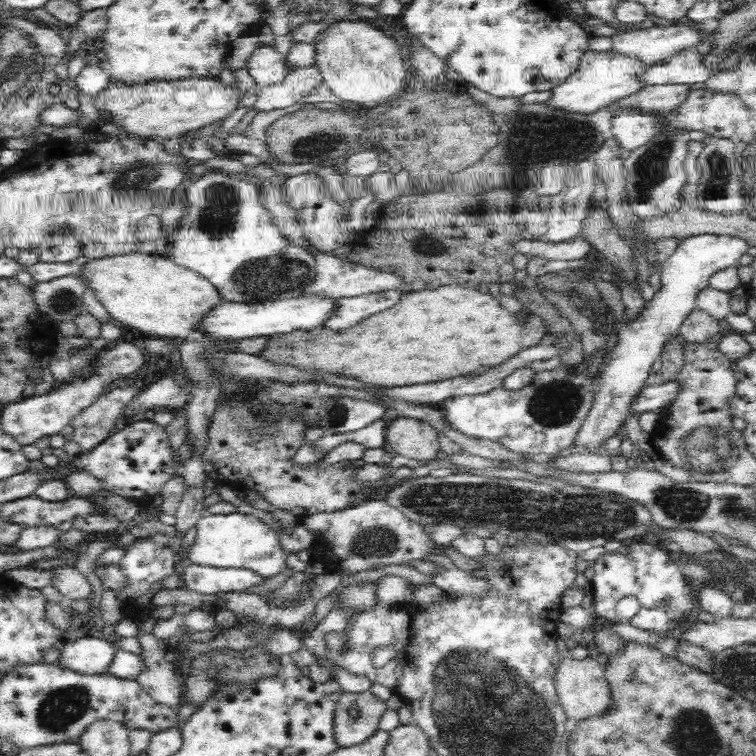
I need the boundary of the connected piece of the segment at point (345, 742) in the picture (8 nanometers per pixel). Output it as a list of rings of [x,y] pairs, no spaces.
[[[370,690],[342,693],[333,712],[337,746],[354,746],[372,736],[385,709],[385,702],[378,700]]]

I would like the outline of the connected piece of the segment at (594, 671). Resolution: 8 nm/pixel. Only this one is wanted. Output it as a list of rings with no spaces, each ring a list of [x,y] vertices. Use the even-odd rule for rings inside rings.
[[[560,638],[558,639],[558,655],[560,662],[556,667],[554,674],[554,687],[556,687],[557,697],[563,713],[570,722],[578,722],[580,719],[588,719],[603,715],[603,712],[609,708],[610,704],[610,689],[606,683],[605,669],[591,657],[584,659],[572,659],[569,652],[571,643]]]

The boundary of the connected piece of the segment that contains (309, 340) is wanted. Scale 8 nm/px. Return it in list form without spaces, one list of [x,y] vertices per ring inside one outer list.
[[[446,284],[438,288],[402,293],[393,307],[377,312],[345,331],[334,331],[325,325],[310,330],[293,330],[268,337],[266,346],[257,353],[257,357],[279,364],[293,366],[313,374],[333,374],[343,378],[353,378],[362,384],[372,386],[408,386],[408,384],[426,384],[446,378],[466,376],[478,366],[496,366],[512,358],[522,346],[535,347],[536,342],[545,336],[544,325],[540,318],[532,318],[528,328],[520,332],[518,322],[506,314],[498,302],[488,294],[482,294],[476,288],[462,288],[458,284]]]

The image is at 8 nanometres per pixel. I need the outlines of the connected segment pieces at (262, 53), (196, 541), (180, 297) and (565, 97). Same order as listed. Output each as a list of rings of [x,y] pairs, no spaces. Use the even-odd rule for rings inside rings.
[[[261,42],[248,58],[245,69],[260,88],[278,84],[288,74],[280,53],[272,45]]]
[[[204,514],[190,537],[189,559],[200,567],[250,569],[262,579],[270,579],[287,568],[287,557],[278,533],[250,514]]]
[[[133,252],[130,254],[115,254],[93,258],[83,264],[79,274],[85,288],[89,288],[94,298],[102,303],[106,312],[113,320],[136,334],[167,339],[183,338],[188,340],[197,336],[197,326],[206,311],[213,311],[221,296],[209,280],[202,278],[197,272],[178,266],[170,256],[152,255]]]
[[[588,50],[582,53],[582,58],[578,61],[578,68],[574,74],[570,74],[570,78],[564,79],[562,84],[558,84],[556,88],[552,88],[550,96],[542,102],[542,107],[548,109],[556,109],[558,111],[573,112],[574,114],[590,115],[599,108],[609,107],[614,102],[620,102],[628,98],[630,94],[638,92],[640,88],[646,88],[642,85],[642,80],[638,80],[638,76],[642,76],[642,72],[646,72],[646,65],[642,65],[642,61],[634,60],[634,57],[626,57],[621,52],[596,52]]]

